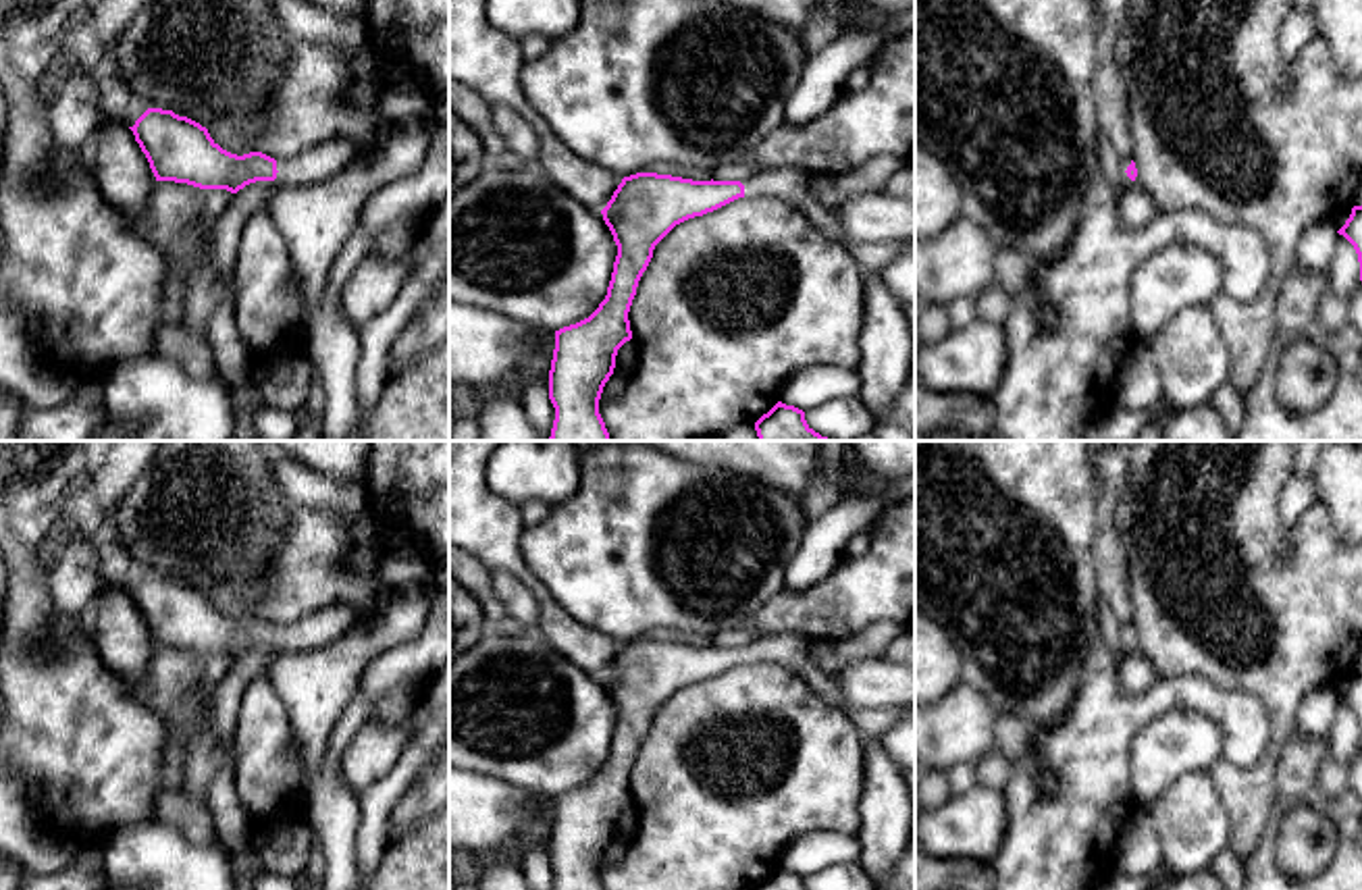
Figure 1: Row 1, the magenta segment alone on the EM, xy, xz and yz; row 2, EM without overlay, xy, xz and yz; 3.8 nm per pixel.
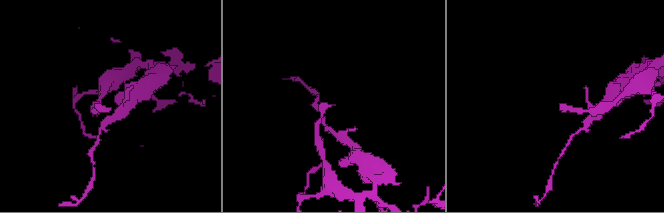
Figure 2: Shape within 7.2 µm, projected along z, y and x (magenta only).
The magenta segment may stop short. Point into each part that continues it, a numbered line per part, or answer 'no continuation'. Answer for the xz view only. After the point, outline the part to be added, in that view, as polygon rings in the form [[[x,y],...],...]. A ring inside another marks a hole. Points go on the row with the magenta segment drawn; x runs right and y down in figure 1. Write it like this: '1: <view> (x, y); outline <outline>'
1: xz (787, 184); outline [[[796,166],[757,171],[751,179],[742,181],[744,195],[747,198],[771,195],[796,206],[817,231],[821,231],[828,239],[842,243],[857,258],[859,266],[867,274],[880,272],[886,264],[900,256],[907,241],[871,243],[846,241],[836,210],[819,204],[809,193],[807,189],[809,175],[811,173]]]

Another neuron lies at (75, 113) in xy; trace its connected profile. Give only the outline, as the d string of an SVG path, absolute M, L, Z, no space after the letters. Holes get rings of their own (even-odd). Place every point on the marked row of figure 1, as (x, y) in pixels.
M91 71L71 77L48 110L48 125L56 143L77 154L102 121L98 77Z

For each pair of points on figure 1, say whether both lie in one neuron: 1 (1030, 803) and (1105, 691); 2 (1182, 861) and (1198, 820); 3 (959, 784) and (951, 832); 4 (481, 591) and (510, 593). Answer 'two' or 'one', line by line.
1: one
2: one
3: two
4: two

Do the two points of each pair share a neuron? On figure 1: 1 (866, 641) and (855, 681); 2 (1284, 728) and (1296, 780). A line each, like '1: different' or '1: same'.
1: different
2: different

